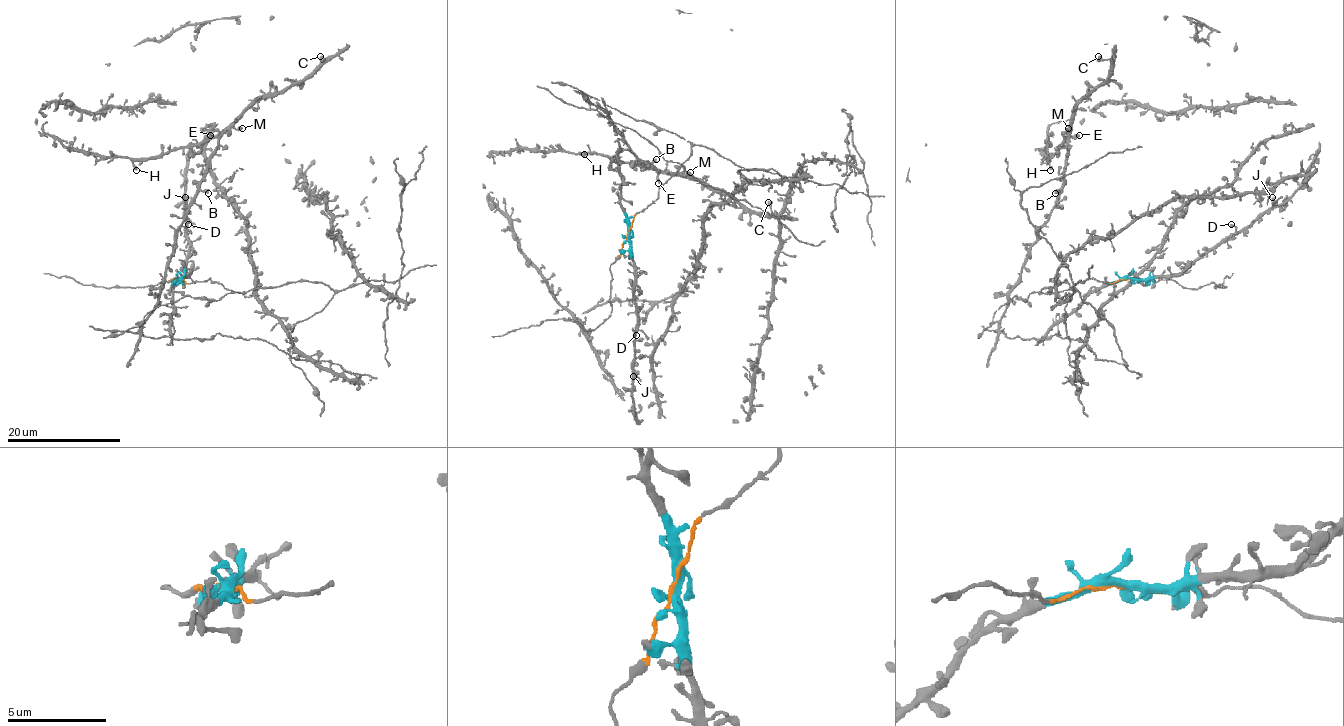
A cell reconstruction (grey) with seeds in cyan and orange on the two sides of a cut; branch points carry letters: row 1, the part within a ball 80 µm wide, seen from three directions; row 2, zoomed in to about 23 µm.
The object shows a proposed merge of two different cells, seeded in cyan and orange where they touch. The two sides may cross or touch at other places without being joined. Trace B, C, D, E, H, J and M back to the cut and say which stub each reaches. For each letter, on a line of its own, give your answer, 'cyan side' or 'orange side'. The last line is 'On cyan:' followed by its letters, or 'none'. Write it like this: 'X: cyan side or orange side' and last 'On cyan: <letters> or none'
B: orange side
C: orange side
D: cyan side
E: orange side
H: orange side
J: cyan side
M: orange side
On cyan: D, J

